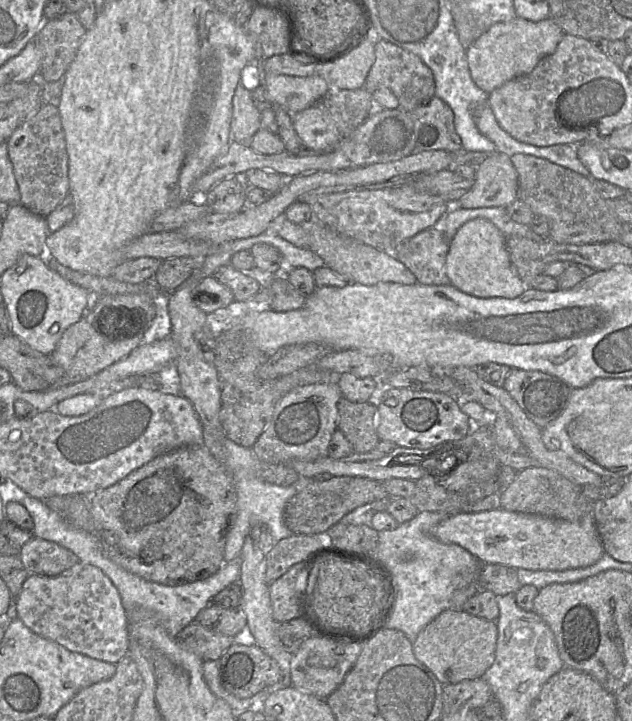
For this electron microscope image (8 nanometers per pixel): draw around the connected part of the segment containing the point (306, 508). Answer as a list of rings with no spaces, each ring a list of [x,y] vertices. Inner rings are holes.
[[[333,477],[310,482],[286,504],[284,522],[296,535],[323,536],[357,508],[389,498],[385,483],[362,477]]]

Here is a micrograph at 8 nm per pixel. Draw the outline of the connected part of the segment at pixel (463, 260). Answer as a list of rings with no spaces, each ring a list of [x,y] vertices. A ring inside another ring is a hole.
[[[484,218],[467,221],[453,236],[446,257],[446,273],[451,285],[463,293],[483,299],[514,299],[528,288],[512,265],[506,236]]]

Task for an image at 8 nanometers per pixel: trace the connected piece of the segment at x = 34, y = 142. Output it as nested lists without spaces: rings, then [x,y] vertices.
[[[44,103],[32,117],[20,125],[7,139],[8,156],[20,192],[20,204],[31,212],[46,217],[54,211],[69,193],[68,155],[65,134],[56,103]]]

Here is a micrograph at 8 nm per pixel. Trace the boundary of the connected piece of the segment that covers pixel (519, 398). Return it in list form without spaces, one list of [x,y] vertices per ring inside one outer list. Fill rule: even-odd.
[[[512,369],[503,388],[541,429],[561,414],[572,391],[553,375],[522,369]]]

